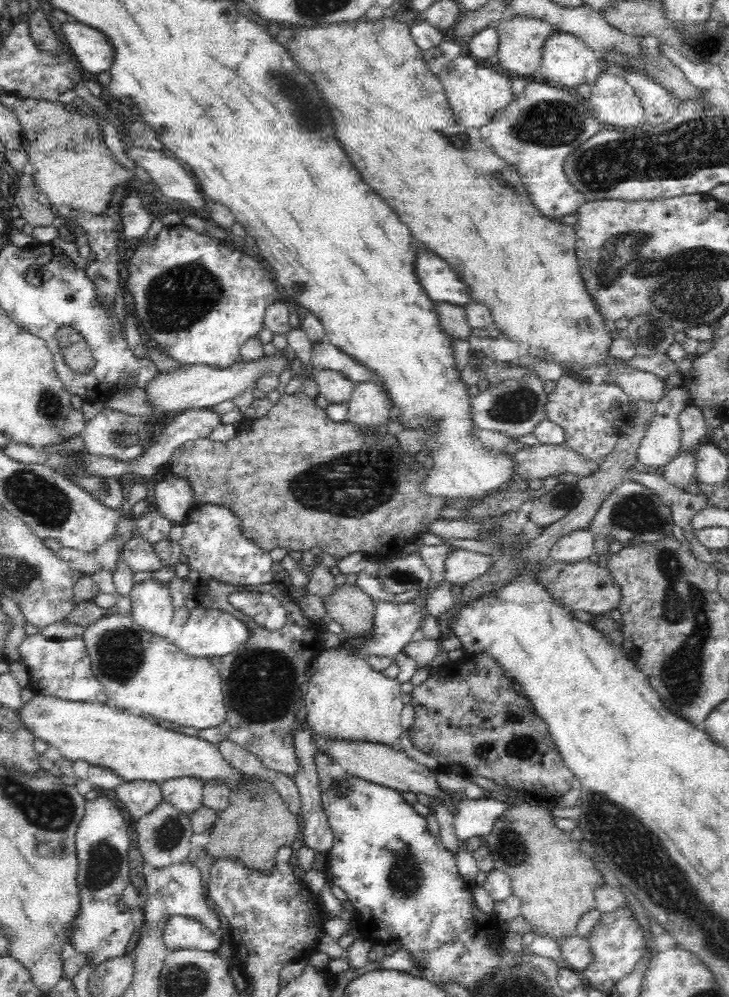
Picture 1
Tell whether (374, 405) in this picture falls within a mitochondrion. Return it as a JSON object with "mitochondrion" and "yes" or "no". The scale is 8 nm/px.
{"mitochondrion":"no"}

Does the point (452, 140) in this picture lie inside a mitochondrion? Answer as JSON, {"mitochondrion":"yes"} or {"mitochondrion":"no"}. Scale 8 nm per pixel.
{"mitochondrion":"no"}

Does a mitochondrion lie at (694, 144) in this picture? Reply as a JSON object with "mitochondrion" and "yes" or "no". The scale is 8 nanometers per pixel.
{"mitochondrion":"yes"}

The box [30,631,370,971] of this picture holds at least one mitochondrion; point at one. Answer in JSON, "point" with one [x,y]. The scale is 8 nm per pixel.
{"point":[263,684]}

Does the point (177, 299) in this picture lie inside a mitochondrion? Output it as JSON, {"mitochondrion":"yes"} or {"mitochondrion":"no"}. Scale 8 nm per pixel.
{"mitochondrion":"yes"}

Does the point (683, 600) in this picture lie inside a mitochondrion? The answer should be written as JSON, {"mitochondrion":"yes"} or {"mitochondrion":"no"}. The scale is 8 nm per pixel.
{"mitochondrion":"yes"}

